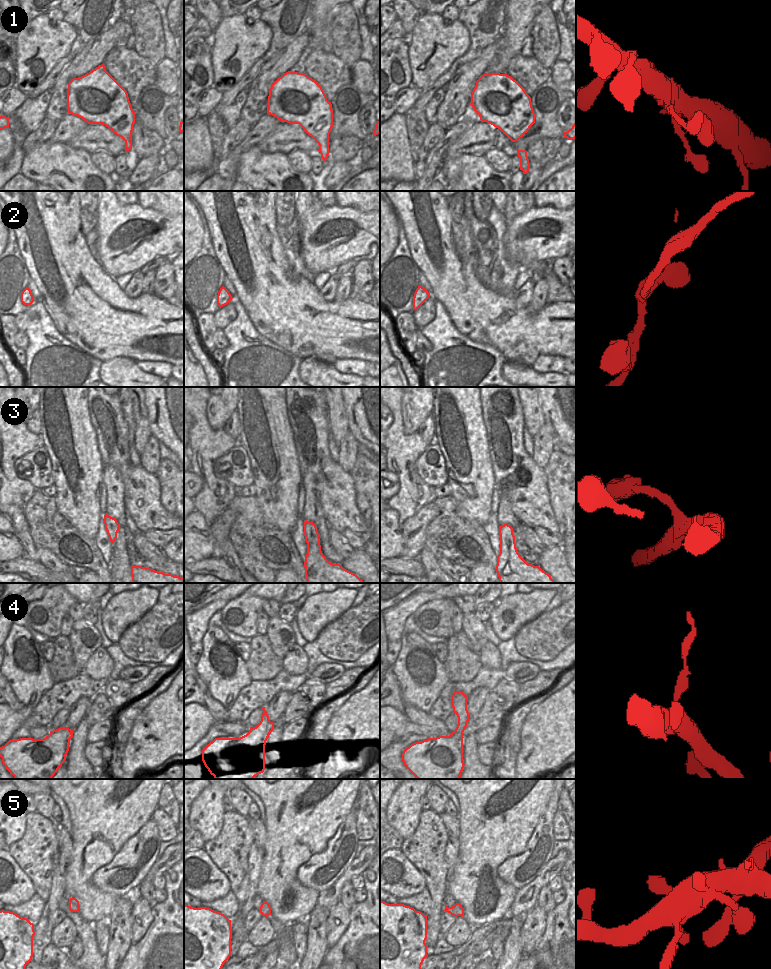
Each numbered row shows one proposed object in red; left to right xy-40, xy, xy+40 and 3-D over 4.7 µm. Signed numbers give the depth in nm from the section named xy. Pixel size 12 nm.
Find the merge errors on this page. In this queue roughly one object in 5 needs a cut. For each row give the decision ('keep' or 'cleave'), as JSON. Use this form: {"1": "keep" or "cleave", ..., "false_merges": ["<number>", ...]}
{"1": "keep", "2": "keep", "3": "keep", "4": "cleave", "5": "keep", "false_merges": ["4"]}

